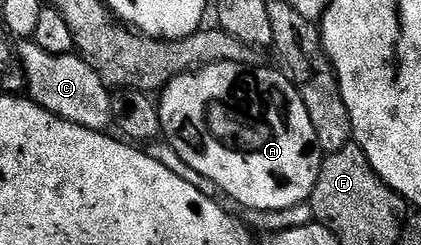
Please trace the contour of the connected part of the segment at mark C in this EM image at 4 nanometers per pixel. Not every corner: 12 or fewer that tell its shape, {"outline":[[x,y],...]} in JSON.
{"outline":[[21,42],[28,99],[87,130],[113,124],[109,85],[80,55]]}

